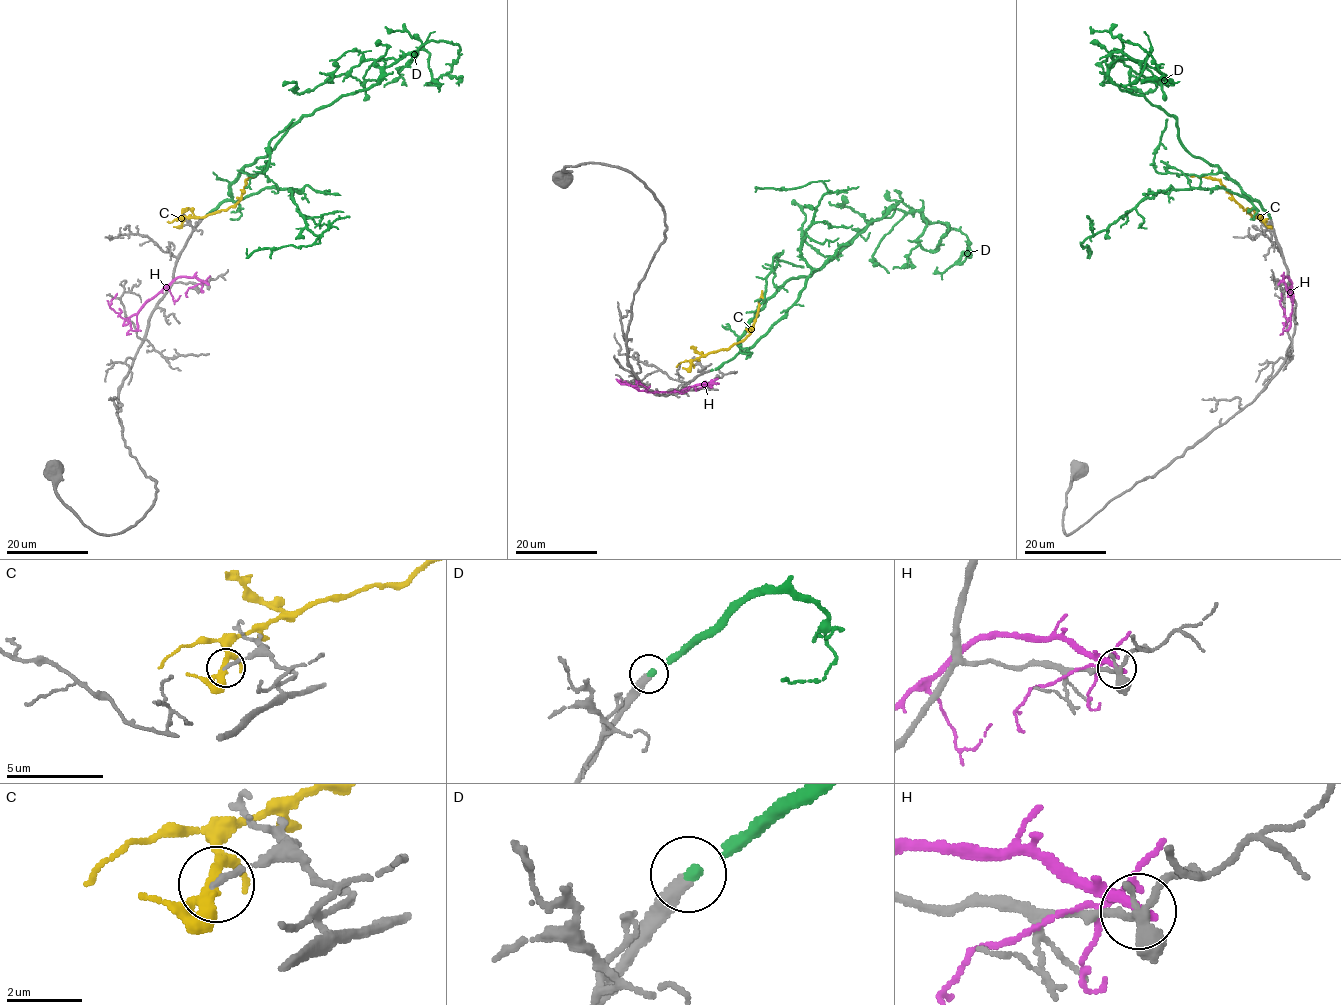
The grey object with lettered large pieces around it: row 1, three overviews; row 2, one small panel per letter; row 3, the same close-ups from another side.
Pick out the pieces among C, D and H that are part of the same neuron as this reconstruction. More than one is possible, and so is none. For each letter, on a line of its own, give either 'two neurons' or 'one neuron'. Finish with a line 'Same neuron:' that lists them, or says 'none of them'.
C: two neurons
D: one neuron
H: two neurons
Same neuron: D

